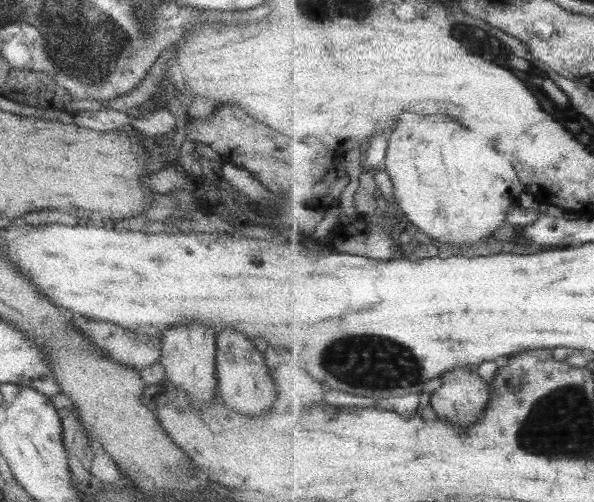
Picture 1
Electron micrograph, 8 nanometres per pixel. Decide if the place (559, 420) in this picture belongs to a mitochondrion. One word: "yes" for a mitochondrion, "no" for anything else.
yes

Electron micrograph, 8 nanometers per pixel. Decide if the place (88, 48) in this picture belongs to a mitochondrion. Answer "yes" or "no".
yes

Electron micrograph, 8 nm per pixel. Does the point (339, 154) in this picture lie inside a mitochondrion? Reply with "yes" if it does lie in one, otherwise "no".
no

